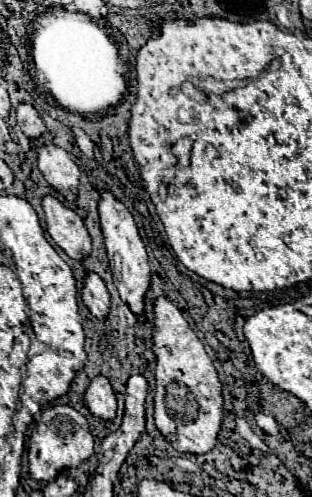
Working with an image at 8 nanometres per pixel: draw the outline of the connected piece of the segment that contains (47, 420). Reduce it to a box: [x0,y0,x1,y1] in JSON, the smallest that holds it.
[28,405,94,481]

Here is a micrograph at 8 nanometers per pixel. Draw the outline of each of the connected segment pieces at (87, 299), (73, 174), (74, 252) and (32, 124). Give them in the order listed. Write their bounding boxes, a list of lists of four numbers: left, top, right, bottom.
[[82,271,110,319],[38,143,80,201],[42,195,90,259],[16,103,46,139]]

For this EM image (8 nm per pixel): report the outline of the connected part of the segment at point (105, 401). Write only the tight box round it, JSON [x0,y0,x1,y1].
[84,375,116,421]

